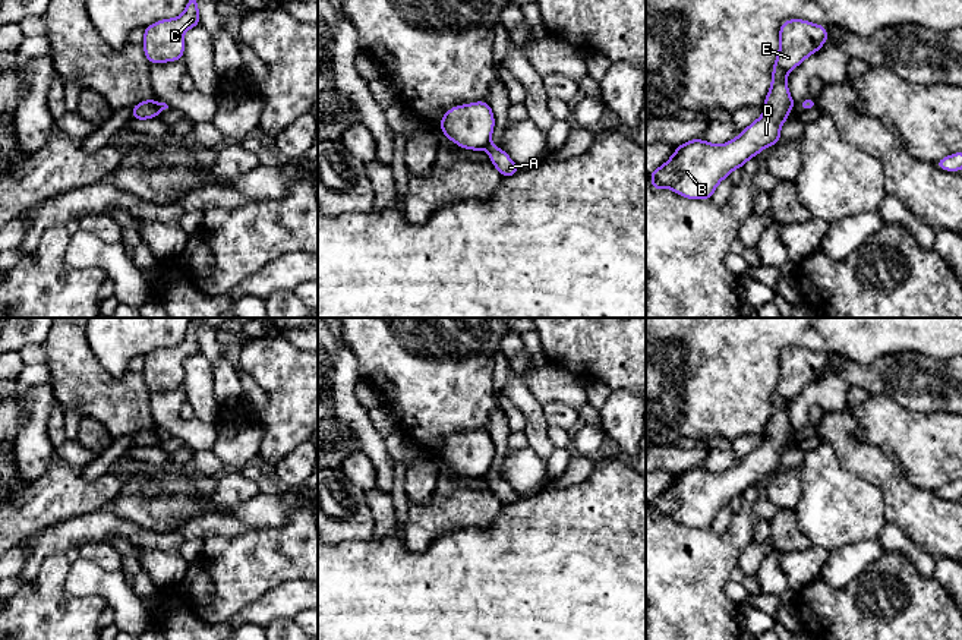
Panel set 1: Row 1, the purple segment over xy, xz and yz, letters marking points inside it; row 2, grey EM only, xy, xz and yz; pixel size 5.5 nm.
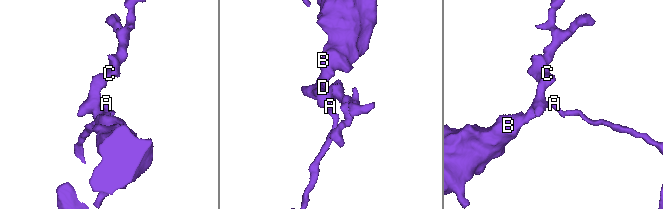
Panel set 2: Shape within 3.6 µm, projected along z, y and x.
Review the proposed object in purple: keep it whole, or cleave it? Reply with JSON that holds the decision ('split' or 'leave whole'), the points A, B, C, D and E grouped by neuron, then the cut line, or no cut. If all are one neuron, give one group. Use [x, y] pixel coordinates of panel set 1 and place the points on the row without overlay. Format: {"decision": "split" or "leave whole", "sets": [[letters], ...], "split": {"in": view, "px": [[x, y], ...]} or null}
{"decision": "split", "sets": [["A"], ["B", "C", "D", "E"]], "split": {"in": "xz", "px": [[489, 470], [485, 476]]}}

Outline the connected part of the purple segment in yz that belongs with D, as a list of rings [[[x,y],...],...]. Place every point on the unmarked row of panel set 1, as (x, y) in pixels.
[[[788,347],[779,357],[779,381],[773,392],[772,413],[764,426],[764,441],[726,472],[713,473],[691,467],[660,495],[650,499],[655,518],[671,517],[687,527],[712,527],[717,513],[735,496],[744,495],[764,476],[780,469],[780,454],[797,432],[786,404],[827,371],[827,356],[804,347]]]

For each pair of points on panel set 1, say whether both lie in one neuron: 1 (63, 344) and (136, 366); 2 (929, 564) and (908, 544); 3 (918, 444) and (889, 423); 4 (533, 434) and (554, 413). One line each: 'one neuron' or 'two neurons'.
1: one neuron
2: one neuron
3: one neuron
4: two neurons

